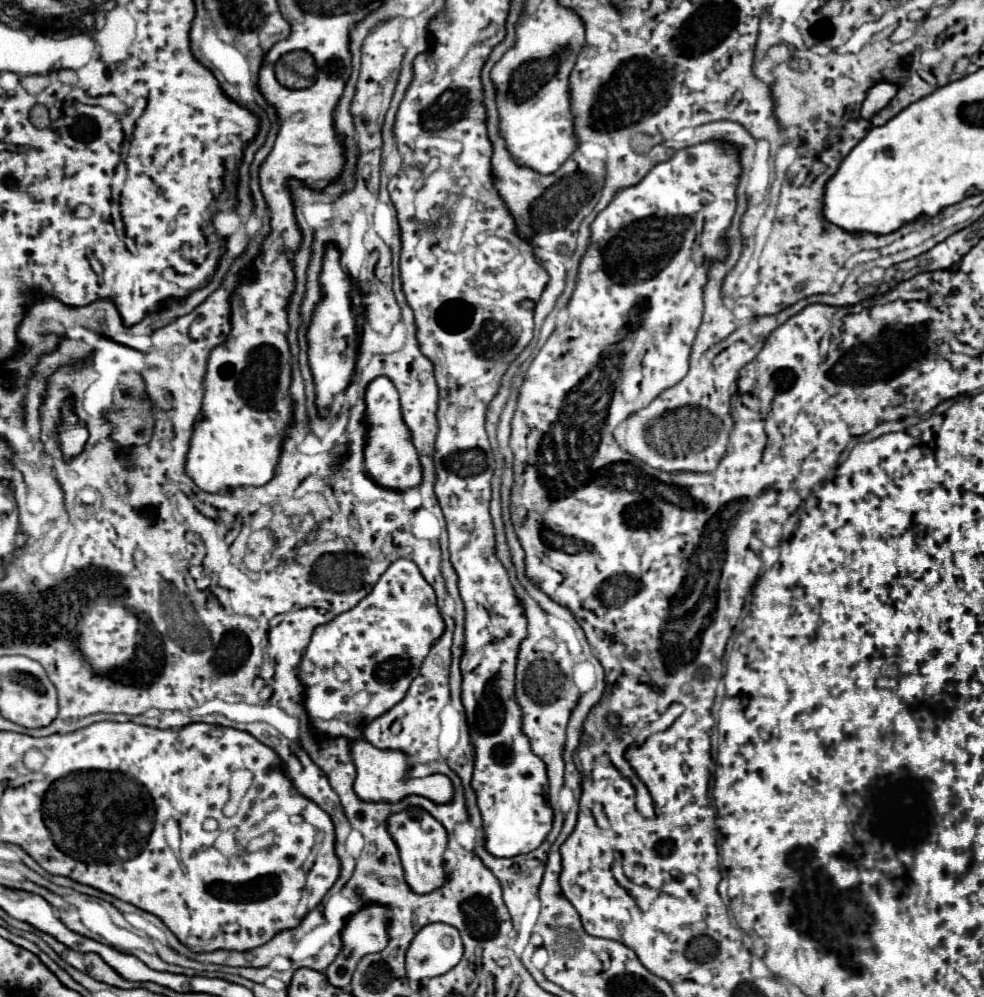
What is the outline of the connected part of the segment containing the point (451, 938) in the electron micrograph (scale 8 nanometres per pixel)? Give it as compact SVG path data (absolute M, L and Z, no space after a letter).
M426 924L406 952L406 976L408 980L440 976L460 962L462 952L464 948L456 928L448 924Z

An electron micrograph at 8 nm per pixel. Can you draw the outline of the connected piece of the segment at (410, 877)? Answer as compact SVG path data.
M412 808L412 810L390 816L388 830L398 844L402 866L404 866L404 878L406 878L408 888L414 894L428 894L448 882L448 872L446 872L444 858L442 858L444 850L448 848L448 834L438 820L434 820L424 810Z

